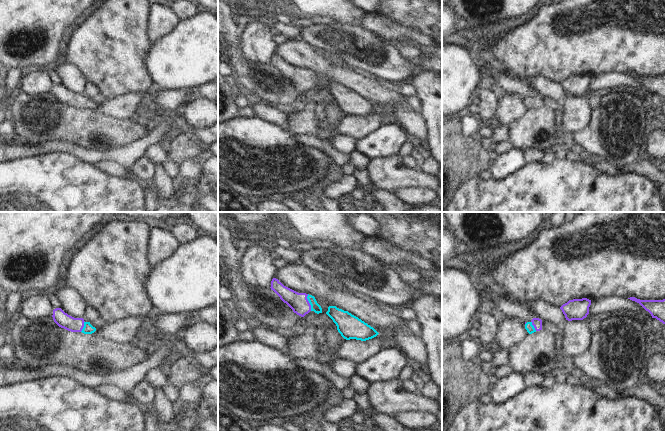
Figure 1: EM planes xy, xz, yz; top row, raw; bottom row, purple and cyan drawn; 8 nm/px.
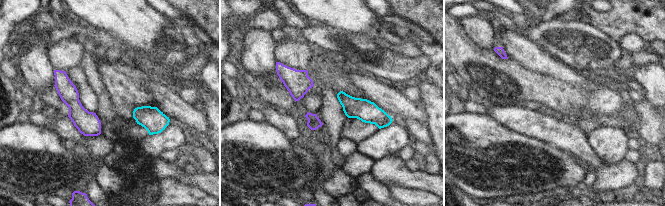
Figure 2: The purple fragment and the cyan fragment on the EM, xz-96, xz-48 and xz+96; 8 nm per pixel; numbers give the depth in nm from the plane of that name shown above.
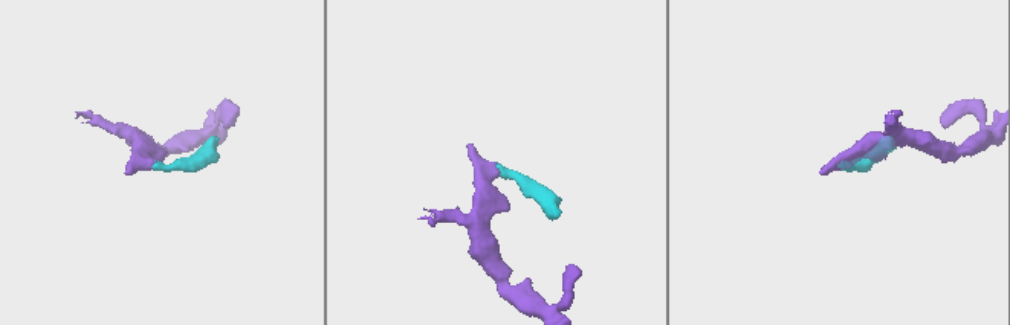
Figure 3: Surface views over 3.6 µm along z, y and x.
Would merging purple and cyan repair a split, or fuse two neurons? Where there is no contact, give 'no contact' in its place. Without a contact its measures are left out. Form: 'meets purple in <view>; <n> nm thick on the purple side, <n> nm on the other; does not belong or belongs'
meets purple in xz; 160 nm thick on the purple side, 70 nm on the other; belongs

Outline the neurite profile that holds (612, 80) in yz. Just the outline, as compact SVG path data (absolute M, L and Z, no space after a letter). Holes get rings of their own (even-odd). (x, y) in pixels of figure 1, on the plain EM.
M611 71L606 74L593 75L589 83L589 90L596 94L600 94L605 89L626 90L629 87L652 94L651 90L639 79L619 72Z

